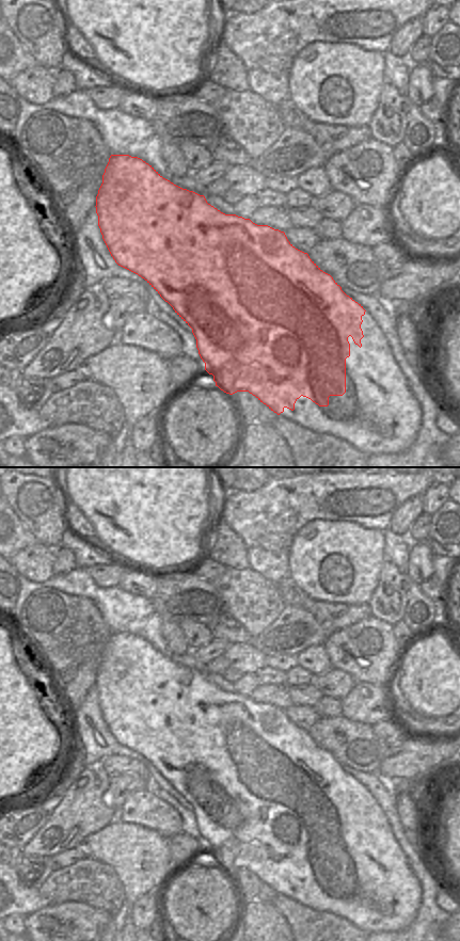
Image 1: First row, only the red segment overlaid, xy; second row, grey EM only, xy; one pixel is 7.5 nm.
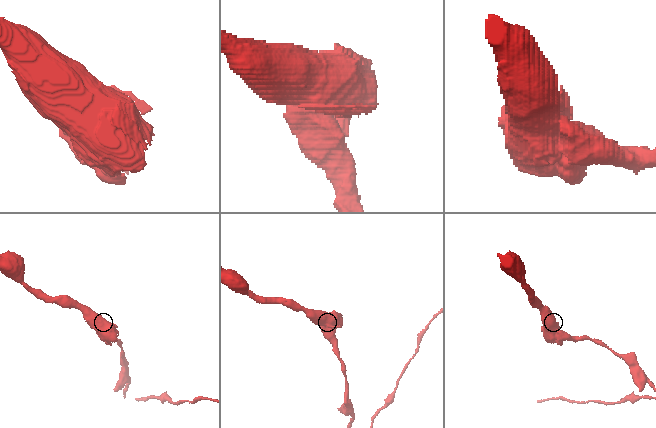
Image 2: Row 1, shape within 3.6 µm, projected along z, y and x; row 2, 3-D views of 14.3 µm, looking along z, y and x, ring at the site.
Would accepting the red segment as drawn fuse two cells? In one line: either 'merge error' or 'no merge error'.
merge error

